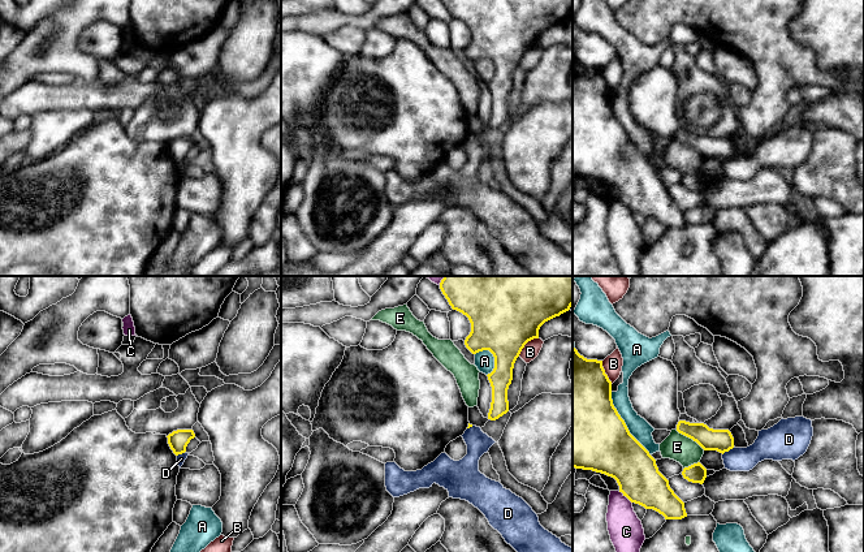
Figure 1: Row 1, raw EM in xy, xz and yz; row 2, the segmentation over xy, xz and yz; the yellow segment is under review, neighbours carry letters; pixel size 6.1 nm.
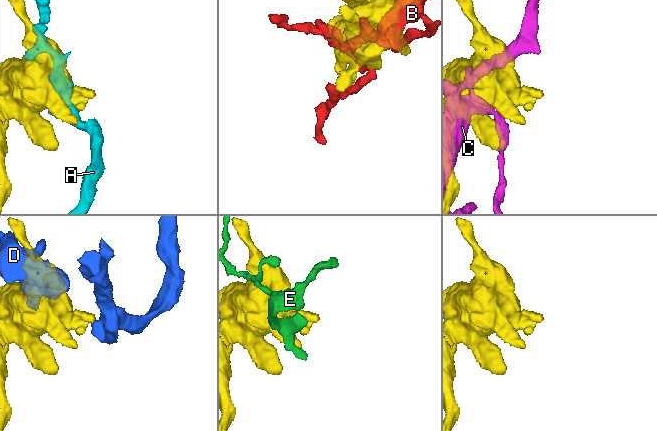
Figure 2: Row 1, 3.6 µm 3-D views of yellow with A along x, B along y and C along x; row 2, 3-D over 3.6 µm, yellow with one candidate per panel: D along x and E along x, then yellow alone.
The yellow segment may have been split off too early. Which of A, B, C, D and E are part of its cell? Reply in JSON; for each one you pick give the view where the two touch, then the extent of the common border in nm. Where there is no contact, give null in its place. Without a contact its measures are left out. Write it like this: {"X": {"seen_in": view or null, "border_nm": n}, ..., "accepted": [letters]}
{"accepted": []}

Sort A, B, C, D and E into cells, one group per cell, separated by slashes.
A / B / C / D / E

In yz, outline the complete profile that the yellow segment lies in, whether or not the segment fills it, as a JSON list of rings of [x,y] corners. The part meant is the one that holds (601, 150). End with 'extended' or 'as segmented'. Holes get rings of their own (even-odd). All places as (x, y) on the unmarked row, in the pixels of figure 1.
[[[573,56],[573,176],[592,178],[617,189],[619,200],[631,211],[653,217],[665,228],[687,225],[684,211],[658,180],[656,168],[630,142],[612,108],[612,90],[602,69],[587,68]]]; as segmented

